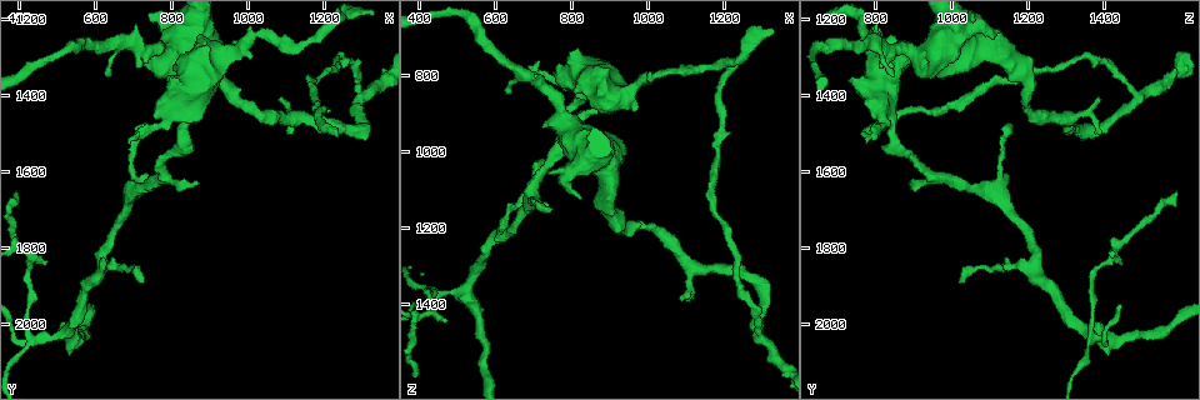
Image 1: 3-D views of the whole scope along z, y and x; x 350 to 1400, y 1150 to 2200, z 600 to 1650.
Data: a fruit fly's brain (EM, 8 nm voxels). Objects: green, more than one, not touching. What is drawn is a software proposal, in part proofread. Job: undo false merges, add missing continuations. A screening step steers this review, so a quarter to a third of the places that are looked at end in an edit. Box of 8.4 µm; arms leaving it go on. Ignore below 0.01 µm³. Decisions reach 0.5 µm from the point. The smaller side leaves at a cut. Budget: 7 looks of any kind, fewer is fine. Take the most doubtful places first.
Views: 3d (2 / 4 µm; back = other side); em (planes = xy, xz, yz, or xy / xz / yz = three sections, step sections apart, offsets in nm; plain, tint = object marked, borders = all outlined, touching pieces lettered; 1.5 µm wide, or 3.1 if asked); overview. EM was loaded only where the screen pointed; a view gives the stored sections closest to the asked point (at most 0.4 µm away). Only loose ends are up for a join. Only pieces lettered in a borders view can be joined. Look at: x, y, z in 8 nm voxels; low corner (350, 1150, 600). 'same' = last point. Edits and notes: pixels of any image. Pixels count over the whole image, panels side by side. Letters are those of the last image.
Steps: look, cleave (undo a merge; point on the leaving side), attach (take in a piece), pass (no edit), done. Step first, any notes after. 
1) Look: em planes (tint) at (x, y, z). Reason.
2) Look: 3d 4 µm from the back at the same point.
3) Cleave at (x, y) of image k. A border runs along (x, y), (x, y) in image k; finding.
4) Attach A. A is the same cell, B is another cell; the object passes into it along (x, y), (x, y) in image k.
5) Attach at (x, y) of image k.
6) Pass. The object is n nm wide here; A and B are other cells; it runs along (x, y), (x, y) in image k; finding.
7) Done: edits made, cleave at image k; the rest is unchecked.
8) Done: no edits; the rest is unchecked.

Look: em planes (borders) at (1285, 1405, 1485).

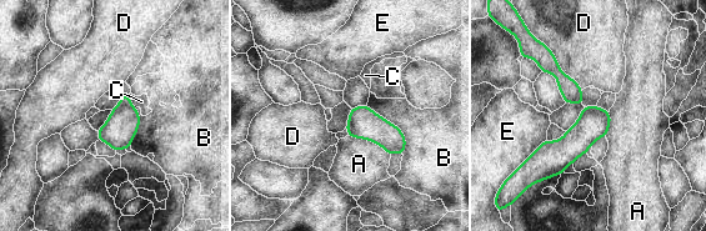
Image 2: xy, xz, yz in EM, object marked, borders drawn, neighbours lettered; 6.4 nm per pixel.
Cleave at (125, 100) of image 2. A, B, C, D and E are other cells; a border runs along (119, 104), (130, 105) in image 2; a second neuron is stuck on.

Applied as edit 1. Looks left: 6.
Look: em planes (borders) at (435, 2040, 1365). Thick turns thin.

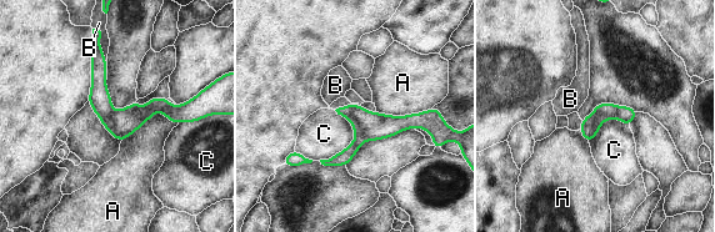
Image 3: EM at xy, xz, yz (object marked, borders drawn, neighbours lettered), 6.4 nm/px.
Cleave at (99, 97) of image 3. The object is 120 nm wide here; A, B and C are other cells; the part that leaves runs along (96, 45), (99, 99), (105, 122) in image 3; a second neuron is stuck on.

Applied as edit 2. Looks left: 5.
Look: overview. Redraw.

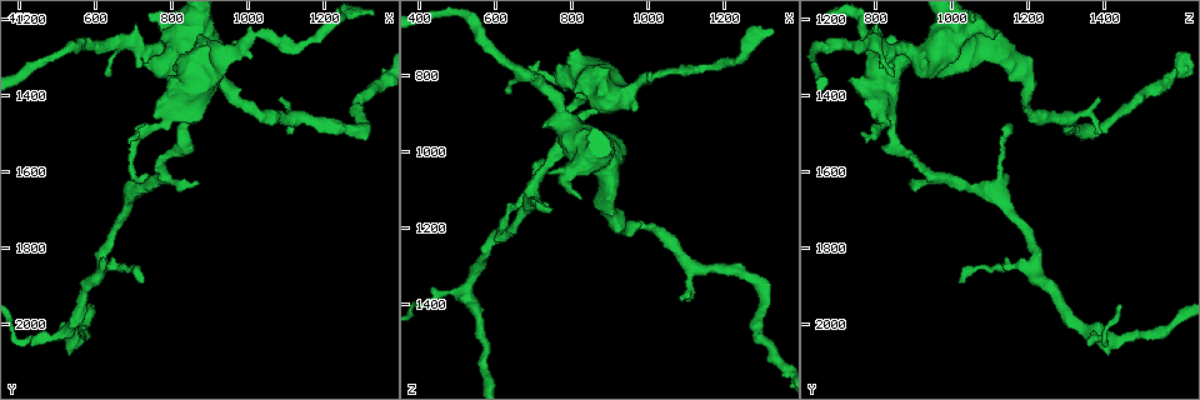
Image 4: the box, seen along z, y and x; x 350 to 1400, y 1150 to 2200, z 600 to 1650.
Look: 3d 2 µm from the back at (735, 1605, 1145). Free end.

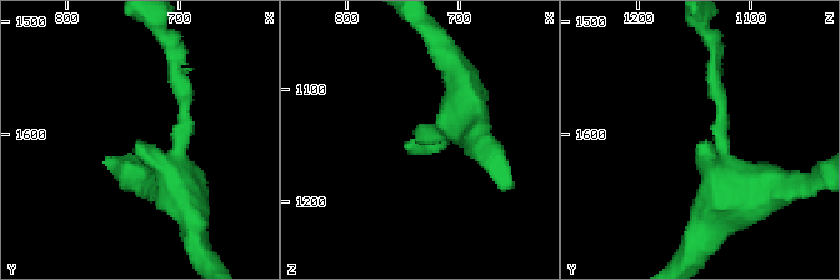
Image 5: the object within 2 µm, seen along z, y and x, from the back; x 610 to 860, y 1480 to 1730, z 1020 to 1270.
Look: em xz step 8 (tint) at (738, 1610, 1148).

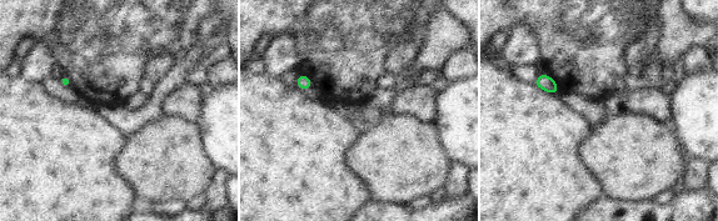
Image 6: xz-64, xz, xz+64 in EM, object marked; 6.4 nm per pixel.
Look: em planes (borders) at the same point.

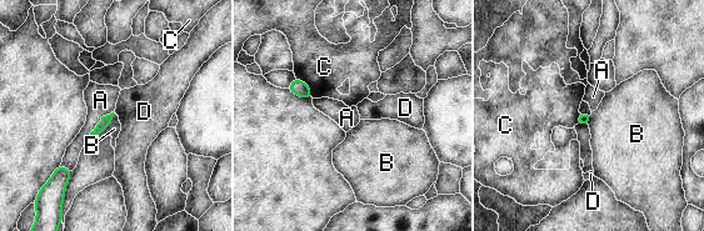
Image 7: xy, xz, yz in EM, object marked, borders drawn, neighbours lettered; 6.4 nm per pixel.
Pass. The longest contact is with A, 260 nm; A, B, C and D are other cells; a border runs along (114, 113), (110, 124), (91, 139) in image 7; none of them fits.

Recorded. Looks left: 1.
Done: edits made, cleave at image 2, cleave at image 3; the rest is unchecked.

